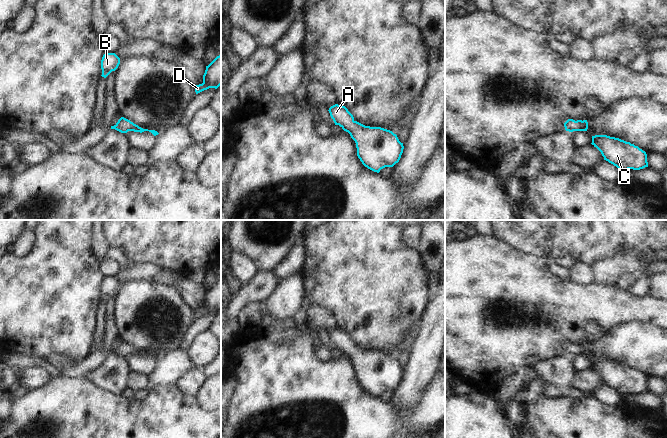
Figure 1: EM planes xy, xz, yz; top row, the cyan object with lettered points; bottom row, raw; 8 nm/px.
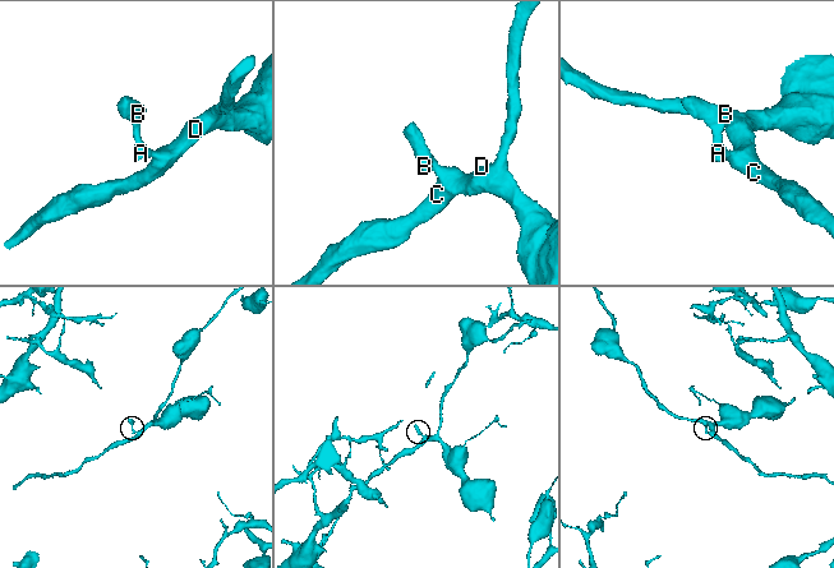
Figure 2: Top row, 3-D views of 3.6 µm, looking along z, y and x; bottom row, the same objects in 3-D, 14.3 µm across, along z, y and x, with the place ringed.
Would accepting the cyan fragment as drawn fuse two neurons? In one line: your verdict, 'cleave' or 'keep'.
keep

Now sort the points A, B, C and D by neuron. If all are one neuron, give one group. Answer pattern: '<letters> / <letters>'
A B C D

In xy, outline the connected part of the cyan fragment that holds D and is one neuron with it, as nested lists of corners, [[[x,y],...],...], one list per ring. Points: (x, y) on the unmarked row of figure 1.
[[[221,279],[217,280],[208,290],[203,299],[203,307],[194,310],[196,318],[209,312],[217,313],[221,309]]]

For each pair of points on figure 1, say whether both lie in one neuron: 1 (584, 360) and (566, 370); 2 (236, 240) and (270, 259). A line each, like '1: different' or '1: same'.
1: different
2: same

